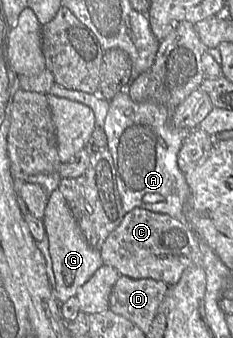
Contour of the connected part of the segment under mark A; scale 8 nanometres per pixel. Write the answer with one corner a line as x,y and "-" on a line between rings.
126,91
118,93
108,109
102,129
107,137
106,149
109,151
115,169
116,188
125,212
136,208
154,213
165,214
181,223
186,223
185,207
190,189
185,175
178,166
178,153
185,133
189,130
178,130
171,124
173,111
154,102
137,103
131,100

